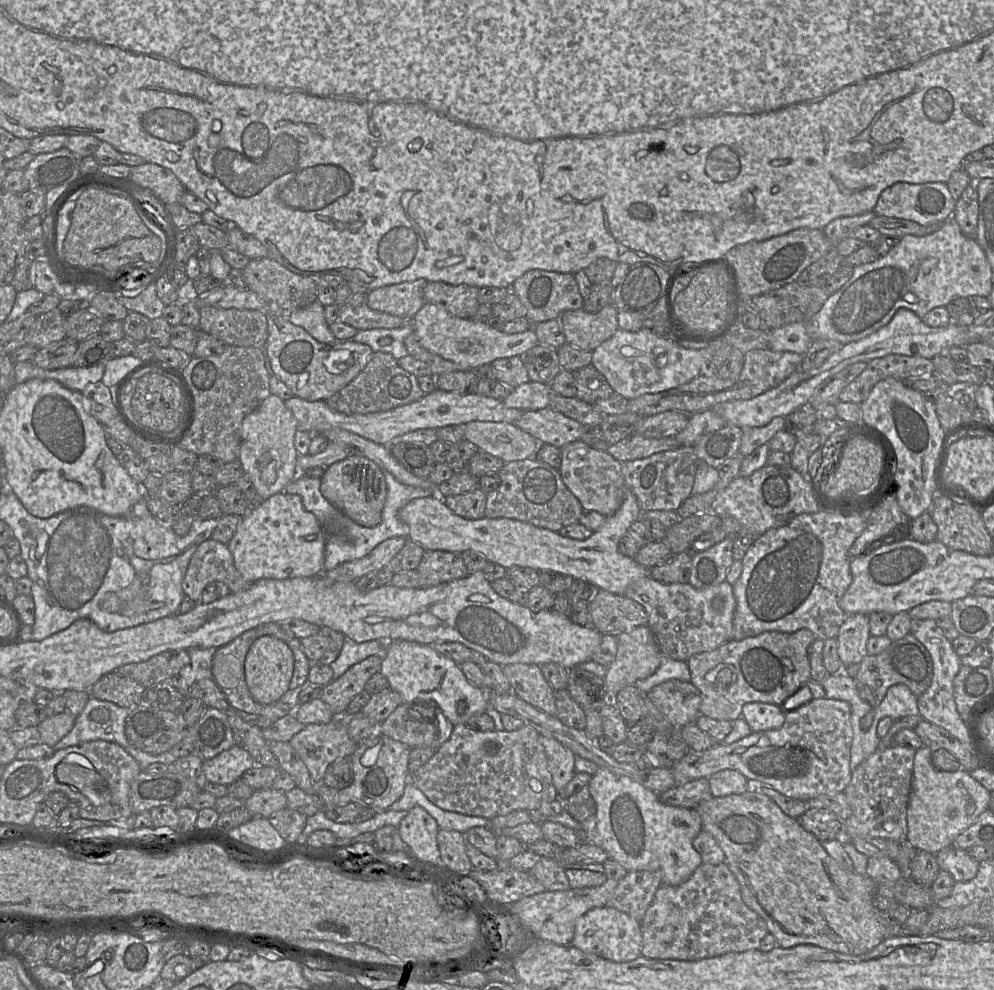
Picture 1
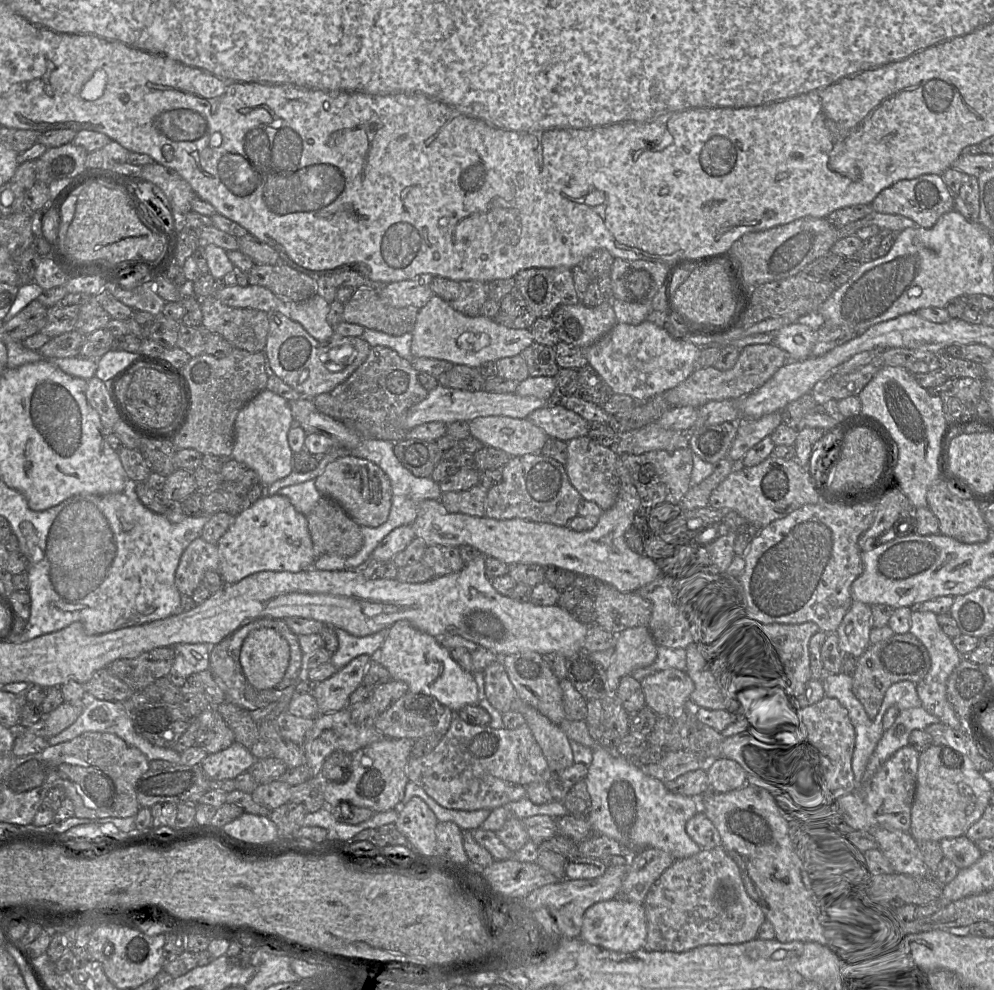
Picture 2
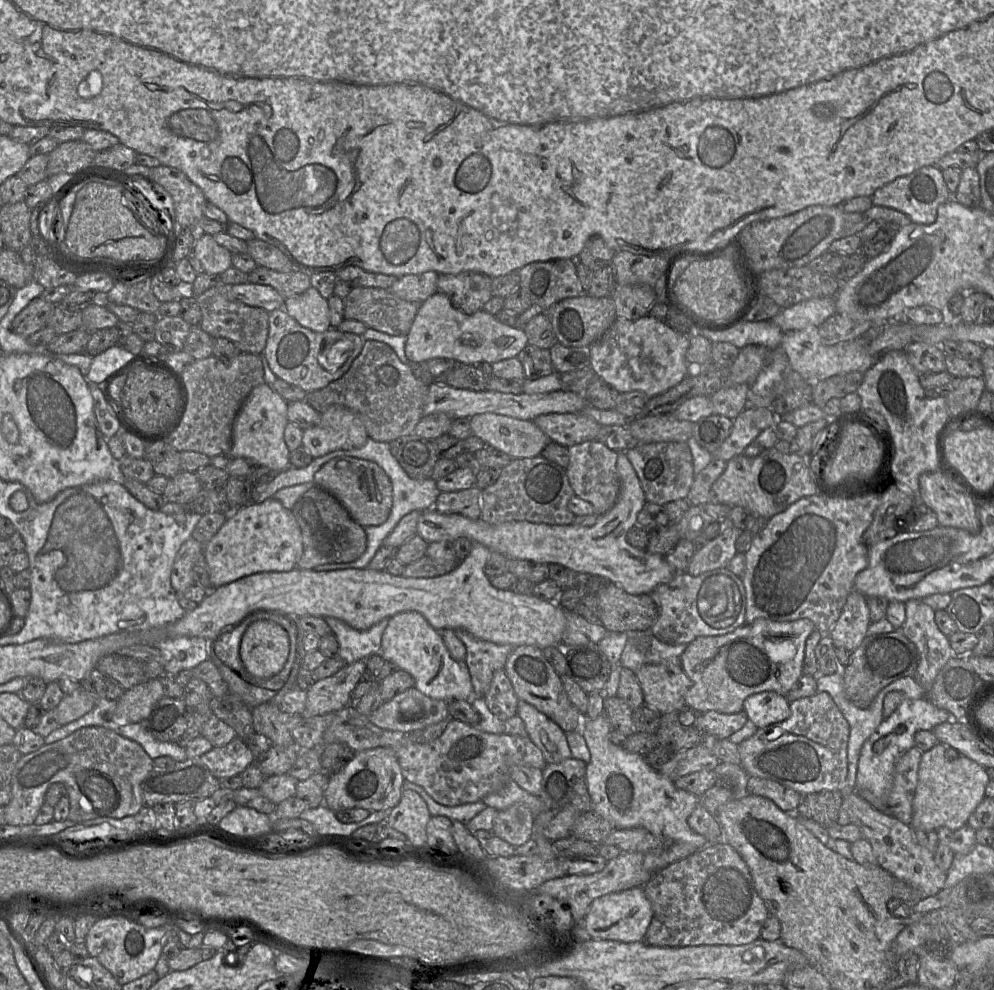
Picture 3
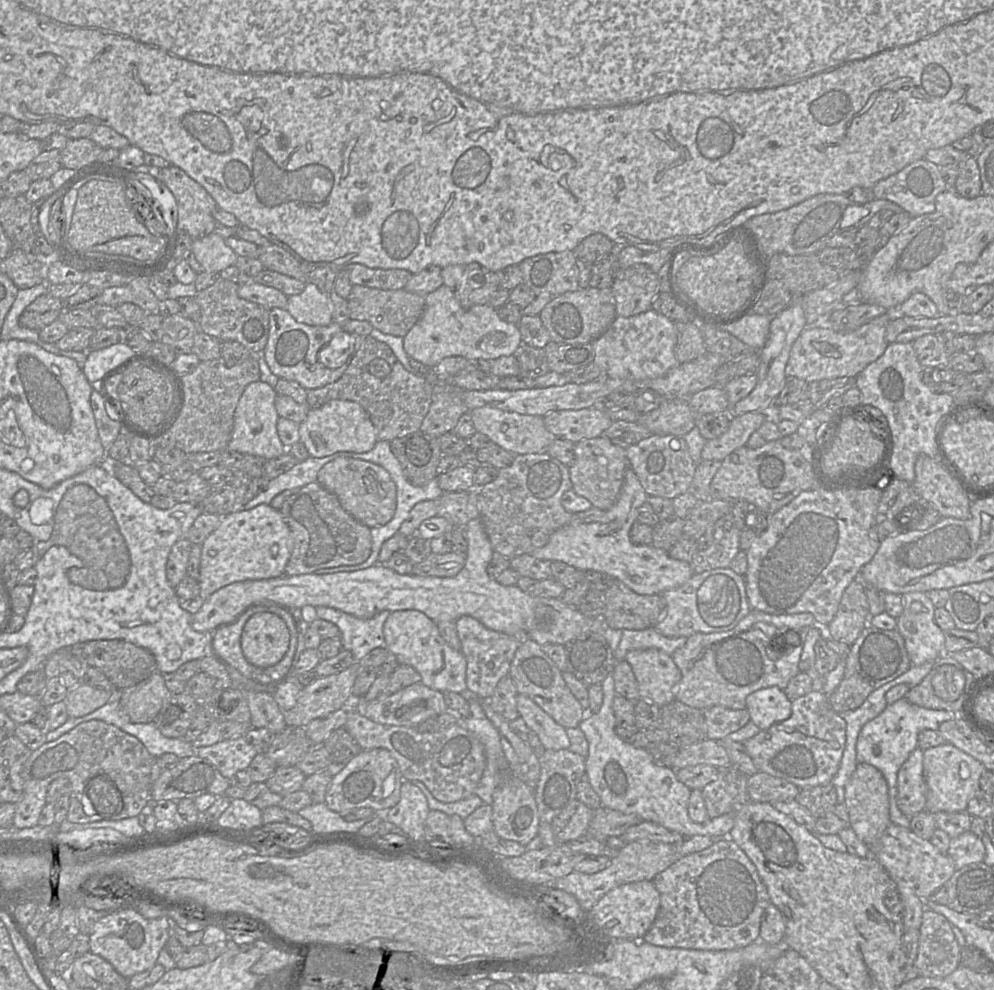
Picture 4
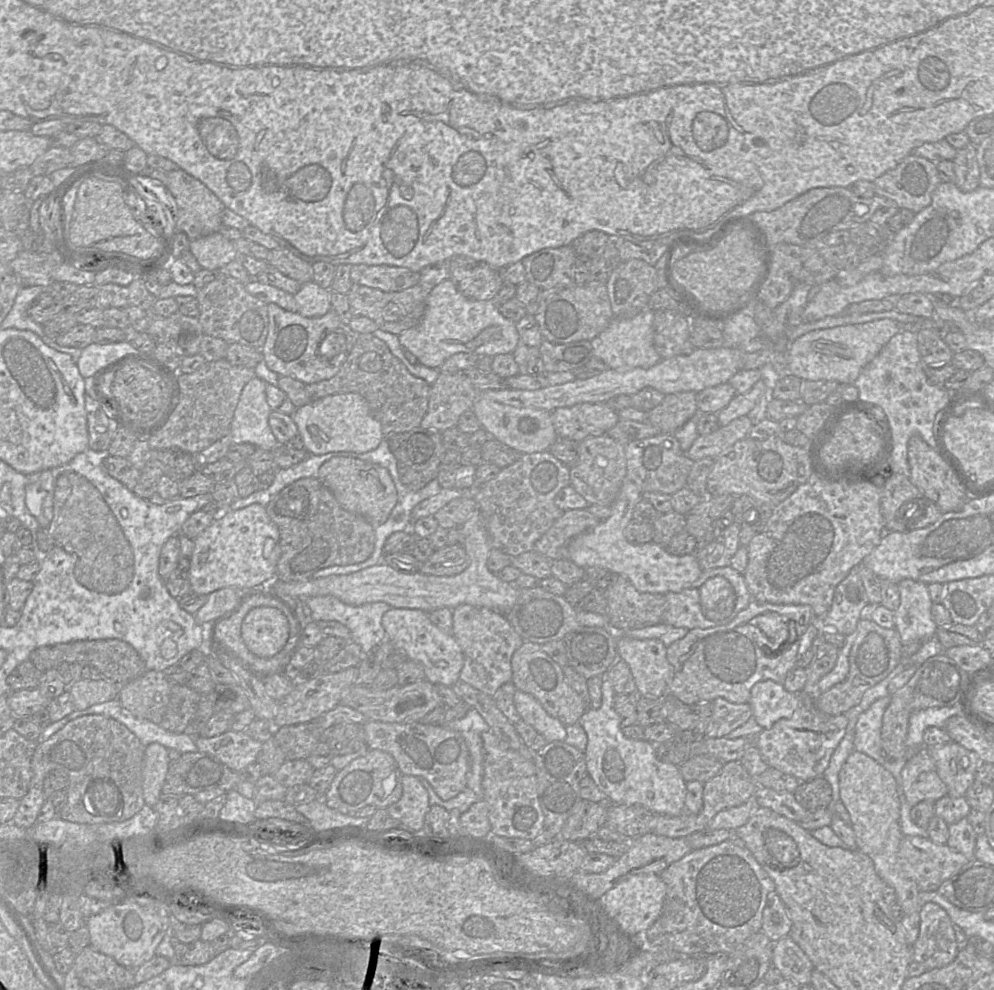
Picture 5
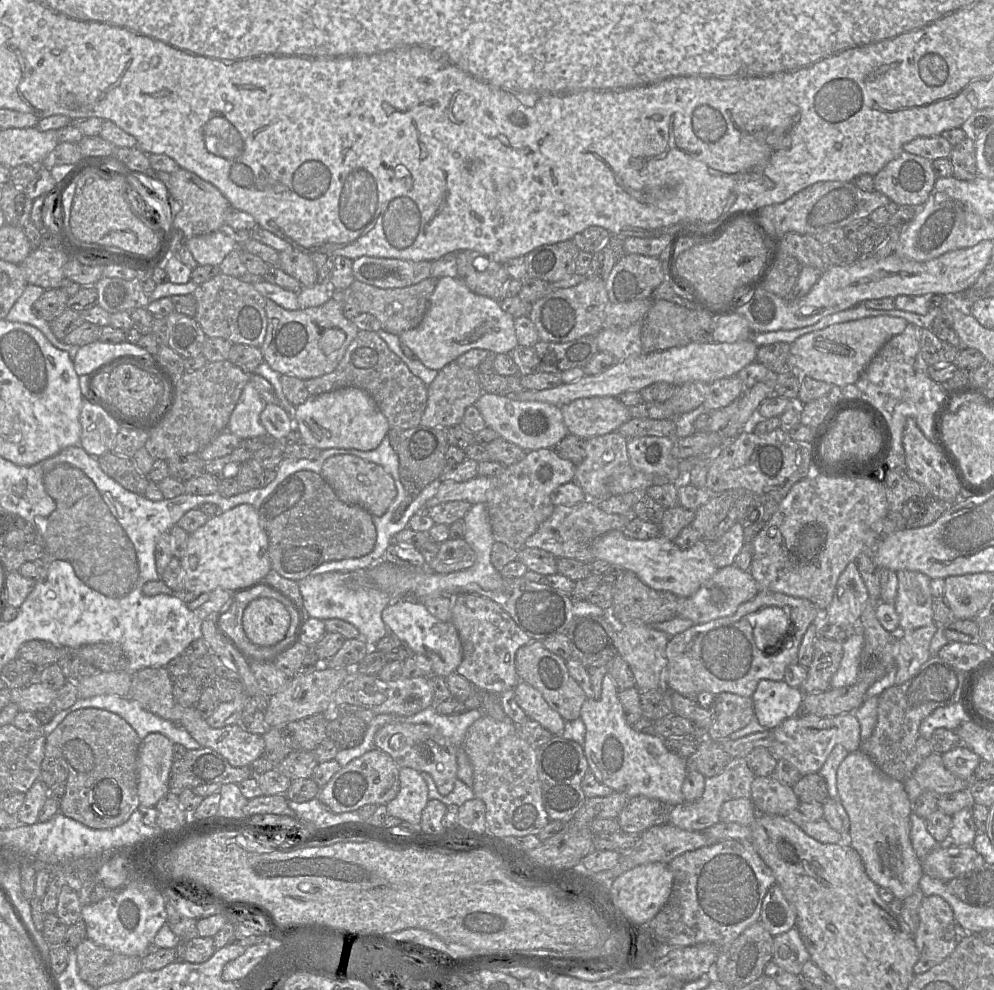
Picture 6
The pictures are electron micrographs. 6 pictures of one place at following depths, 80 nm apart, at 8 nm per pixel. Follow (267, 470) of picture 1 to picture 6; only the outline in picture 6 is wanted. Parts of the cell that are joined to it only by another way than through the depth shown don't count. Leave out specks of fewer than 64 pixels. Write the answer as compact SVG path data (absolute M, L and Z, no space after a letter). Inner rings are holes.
M249 381L230 416L227 430L241 439L266 437L267 430L260 421L260 414L266 404Z

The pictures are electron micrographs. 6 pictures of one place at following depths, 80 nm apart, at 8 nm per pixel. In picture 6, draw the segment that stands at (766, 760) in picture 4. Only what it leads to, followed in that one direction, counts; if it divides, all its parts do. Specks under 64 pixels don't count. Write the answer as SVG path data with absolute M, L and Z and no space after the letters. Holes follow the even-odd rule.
M854 712L826 717L798 713L785 719L772 731L773 744L768 749L776 760L783 759L794 765L801 776L818 773L837 744L848 752L859 750L861 746L860 725Z

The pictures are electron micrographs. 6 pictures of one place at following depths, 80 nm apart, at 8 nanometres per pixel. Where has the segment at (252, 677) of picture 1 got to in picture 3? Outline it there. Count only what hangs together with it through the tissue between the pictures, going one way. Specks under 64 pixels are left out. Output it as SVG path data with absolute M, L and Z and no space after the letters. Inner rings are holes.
M270 620L252 622L240 644L240 657L245 669L258 679L268 679L279 673L289 653L288 632Z

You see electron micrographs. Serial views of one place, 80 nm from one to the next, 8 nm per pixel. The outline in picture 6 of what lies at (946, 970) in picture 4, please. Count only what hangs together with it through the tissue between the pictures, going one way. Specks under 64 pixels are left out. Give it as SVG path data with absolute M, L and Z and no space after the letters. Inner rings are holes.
M931 895L924 896L918 914L919 926L914 940L920 956L941 963L957 945L953 910L943 898Z

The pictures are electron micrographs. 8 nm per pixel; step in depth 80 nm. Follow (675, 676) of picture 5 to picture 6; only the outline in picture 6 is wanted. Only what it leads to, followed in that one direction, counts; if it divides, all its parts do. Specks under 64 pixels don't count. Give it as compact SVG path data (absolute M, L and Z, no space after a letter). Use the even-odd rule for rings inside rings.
M759 591L754 598L742 603L734 614L695 624L670 637L665 651L667 666L663 687L694 699L702 692L714 695L728 692L752 697L760 680L783 680L787 666L796 663L805 631L810 624L820 621L820 616L821 611L807 599ZM766 607L782 608L791 620L788 631L778 640L775 651L770 649L769 637L759 637L759 633L749 632L752 615ZM763 645L769 649L764 649Z

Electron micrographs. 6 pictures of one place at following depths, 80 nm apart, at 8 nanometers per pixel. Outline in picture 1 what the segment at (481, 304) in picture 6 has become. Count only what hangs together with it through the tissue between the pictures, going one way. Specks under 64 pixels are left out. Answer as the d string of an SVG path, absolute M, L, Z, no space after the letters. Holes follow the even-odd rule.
M425 303L415 314L413 331L423 348L459 364L463 369L472 370L482 364L492 364L500 358L520 356L538 344L533 327L524 332L508 334L489 326L486 322L454 316L433 303Z

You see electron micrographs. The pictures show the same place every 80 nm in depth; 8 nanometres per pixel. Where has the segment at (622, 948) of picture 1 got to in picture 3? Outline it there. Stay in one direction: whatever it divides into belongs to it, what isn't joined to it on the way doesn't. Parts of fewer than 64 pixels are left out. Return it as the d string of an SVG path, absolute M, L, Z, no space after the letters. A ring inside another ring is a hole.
M641 886L609 893L595 899L583 920L584 939L615 940L625 943L644 940L653 917L652 905Z

